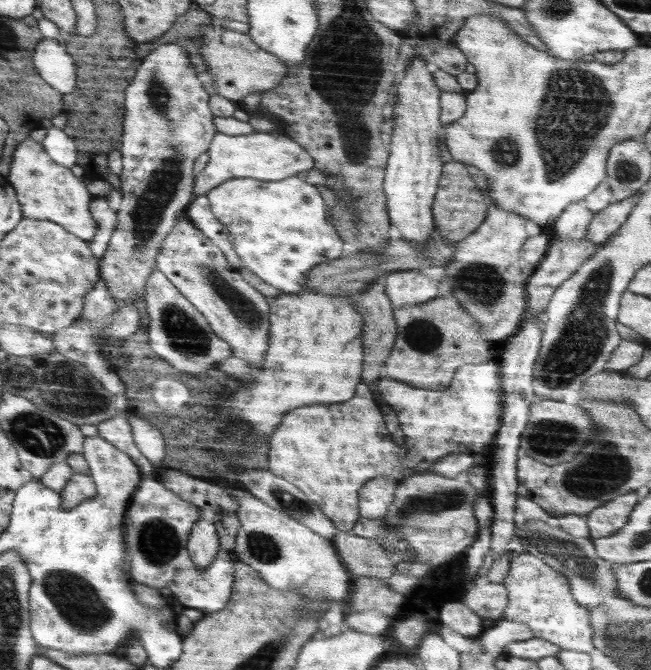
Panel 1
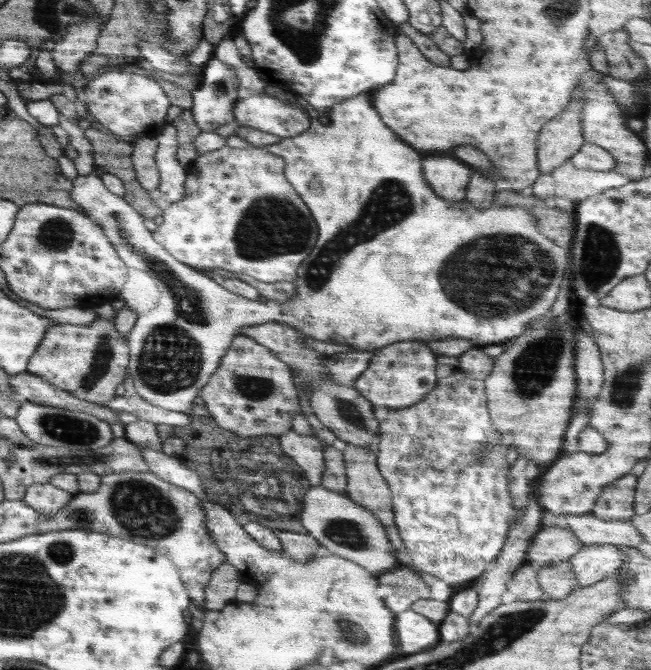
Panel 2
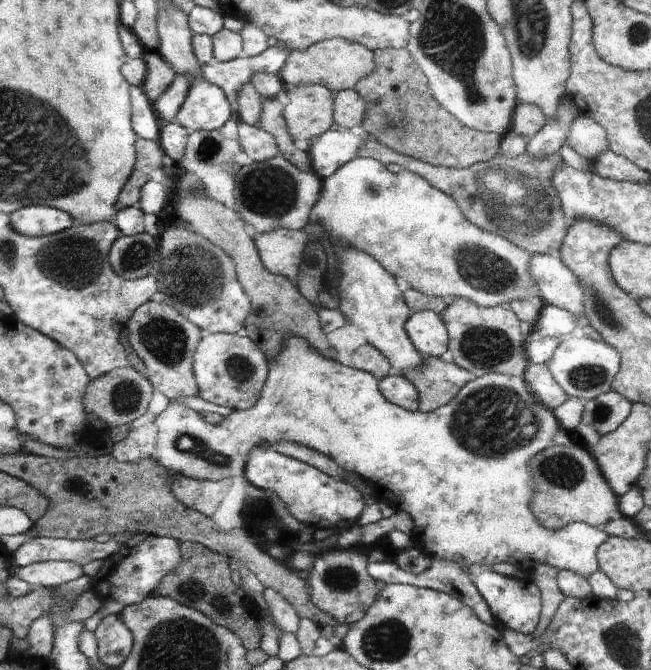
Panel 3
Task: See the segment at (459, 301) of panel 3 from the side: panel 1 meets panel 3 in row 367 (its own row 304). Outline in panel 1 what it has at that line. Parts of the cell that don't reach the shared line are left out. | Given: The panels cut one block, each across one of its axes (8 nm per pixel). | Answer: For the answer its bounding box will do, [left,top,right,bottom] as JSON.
[441,165,530,346]

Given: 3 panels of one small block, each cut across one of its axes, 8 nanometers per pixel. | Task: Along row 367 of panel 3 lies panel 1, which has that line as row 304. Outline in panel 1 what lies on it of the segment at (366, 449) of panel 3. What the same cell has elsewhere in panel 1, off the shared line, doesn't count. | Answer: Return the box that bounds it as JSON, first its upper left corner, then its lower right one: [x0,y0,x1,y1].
[218,292,364,442]

